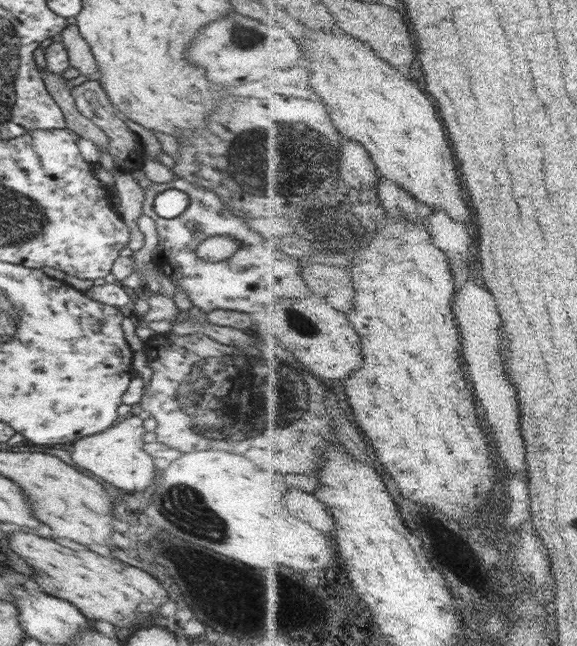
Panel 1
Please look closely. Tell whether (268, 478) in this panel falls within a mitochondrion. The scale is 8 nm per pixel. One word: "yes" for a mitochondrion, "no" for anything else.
no

